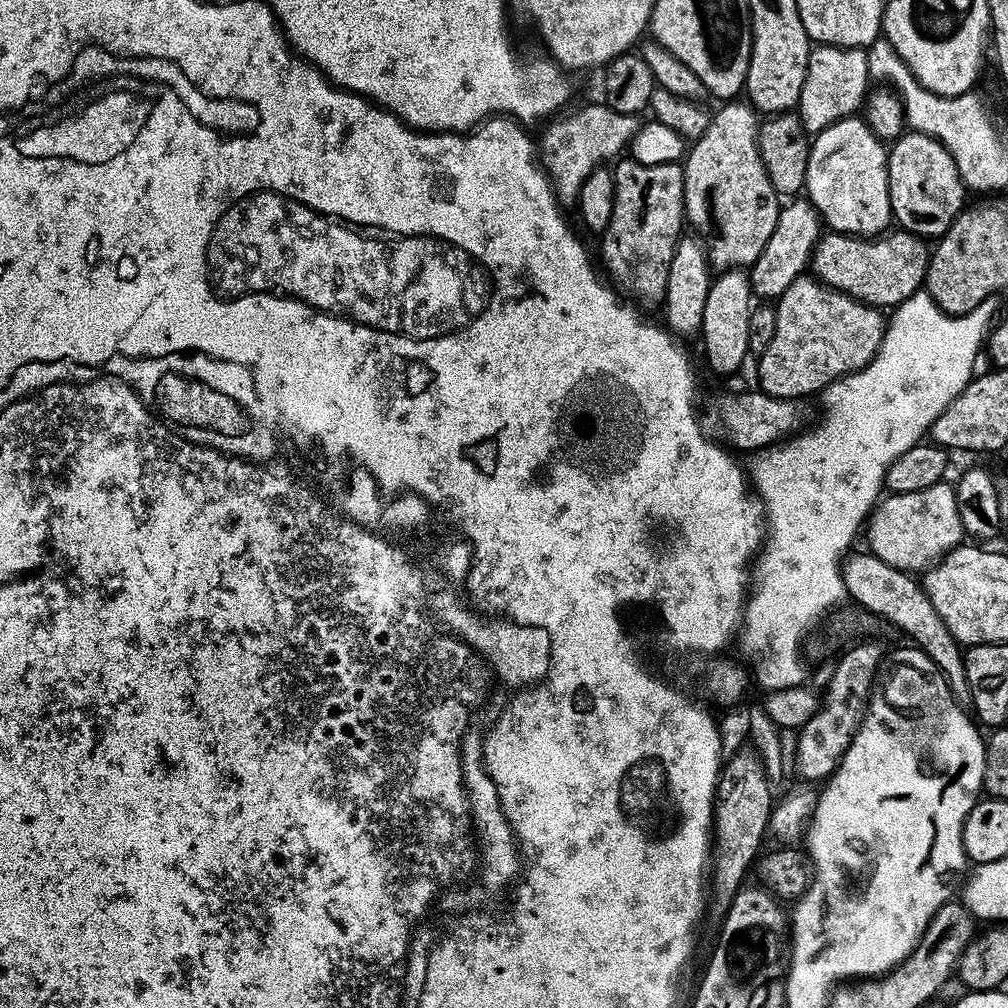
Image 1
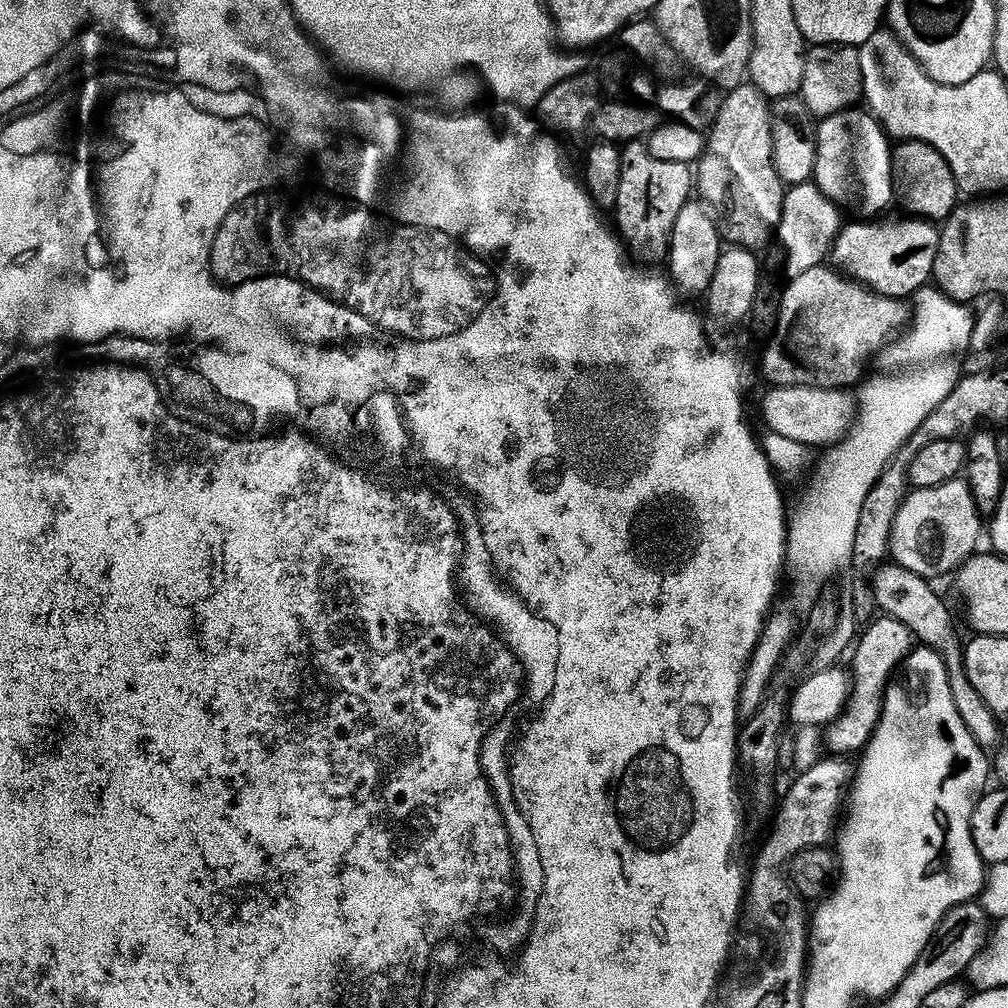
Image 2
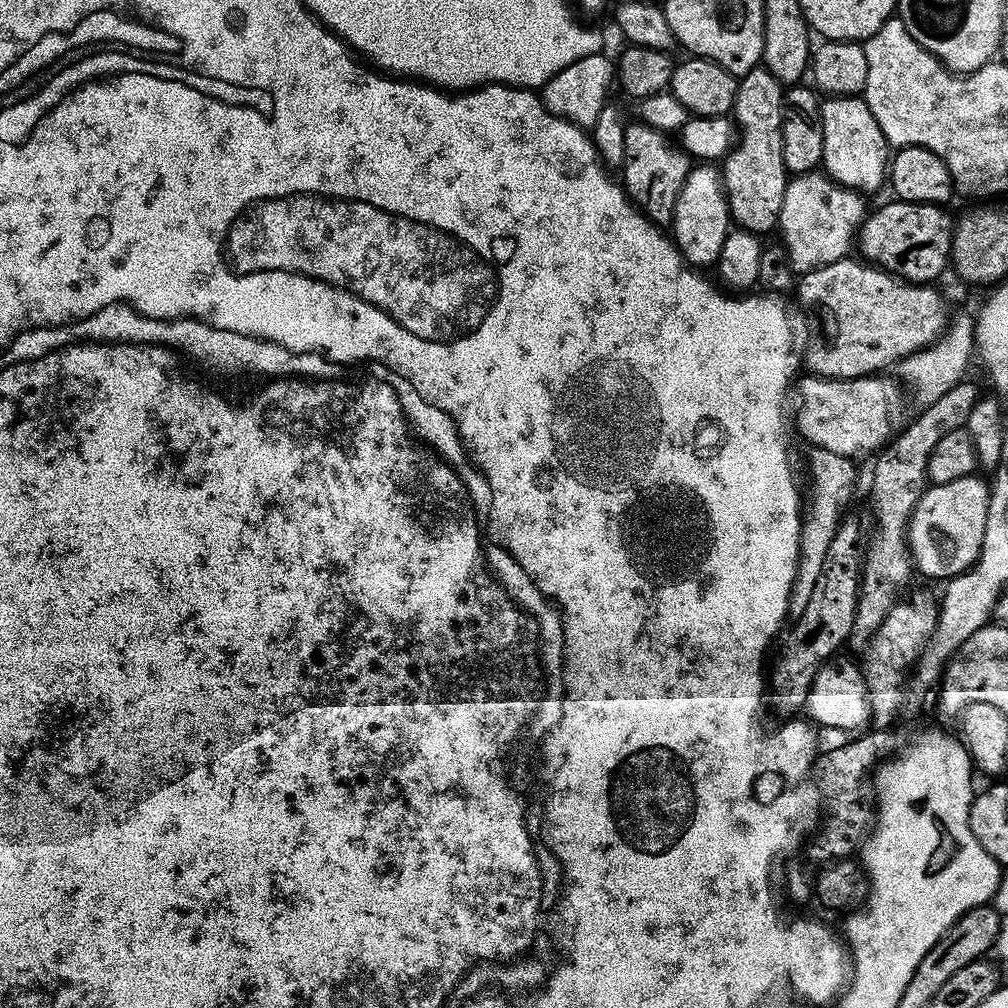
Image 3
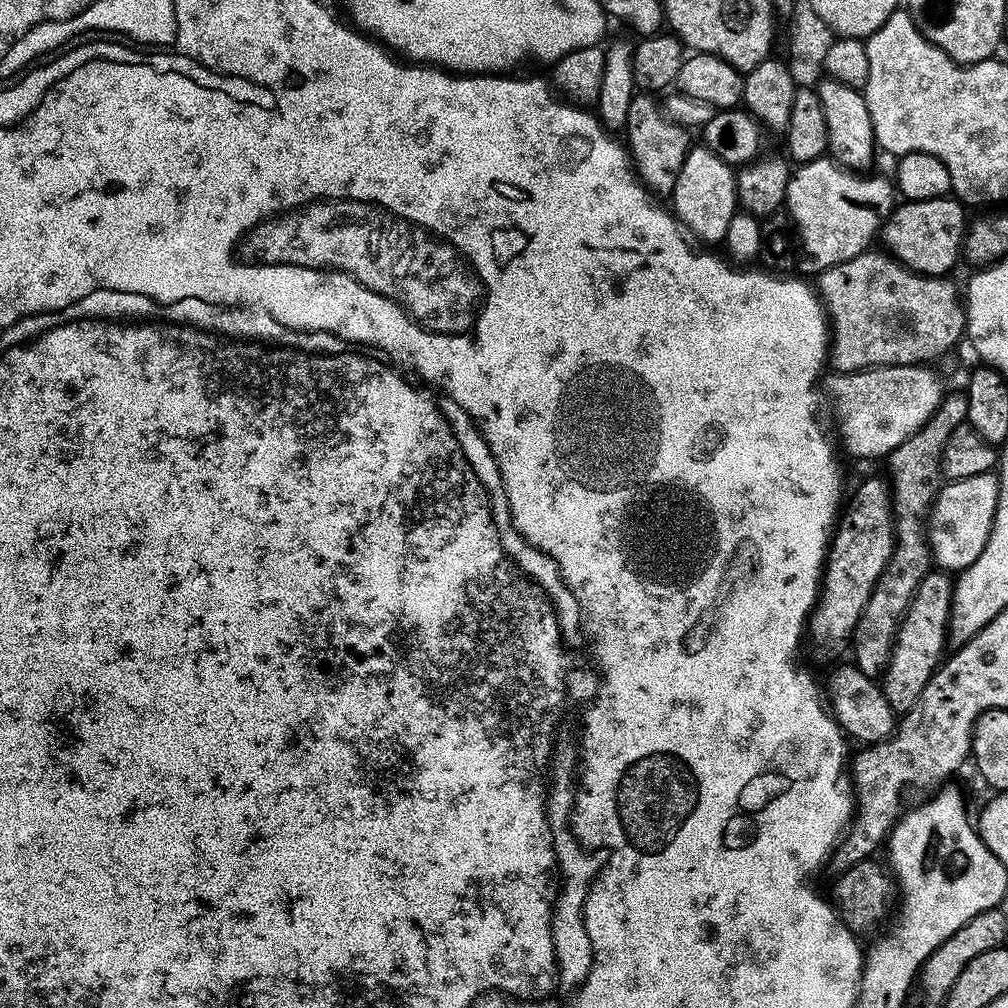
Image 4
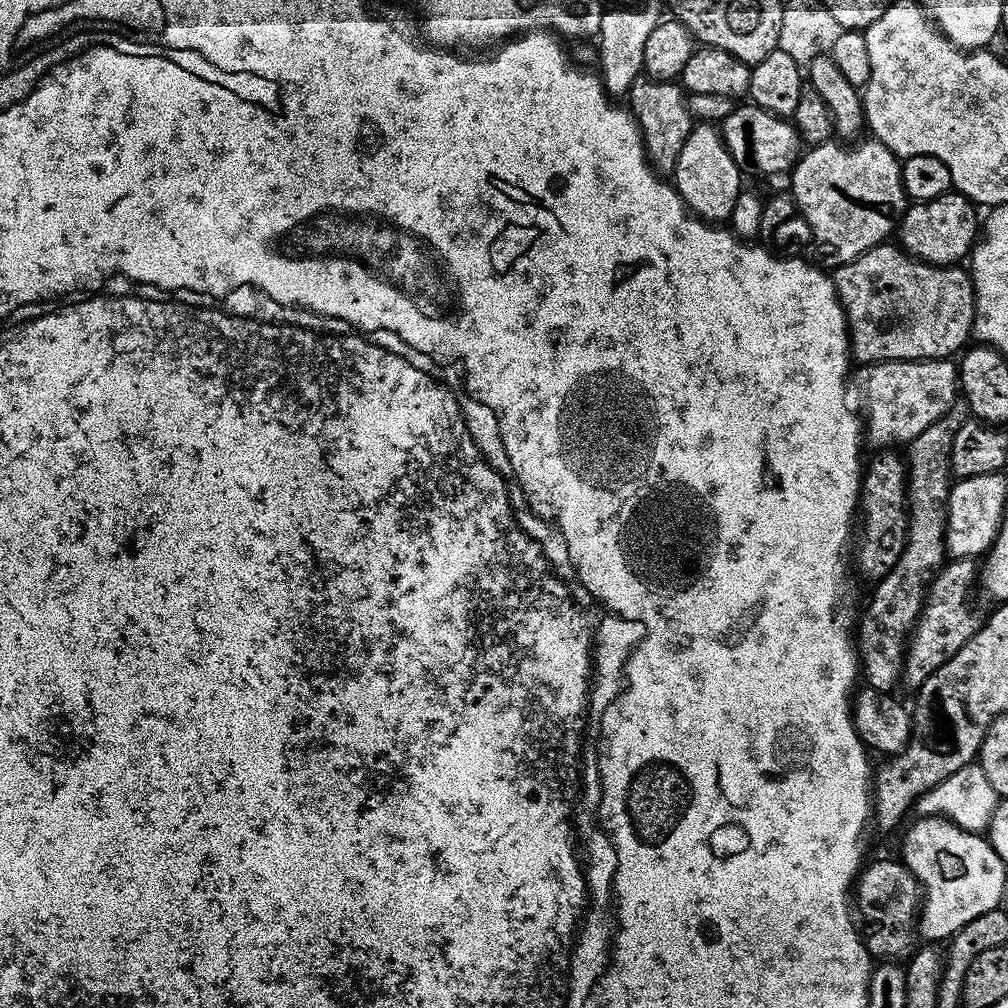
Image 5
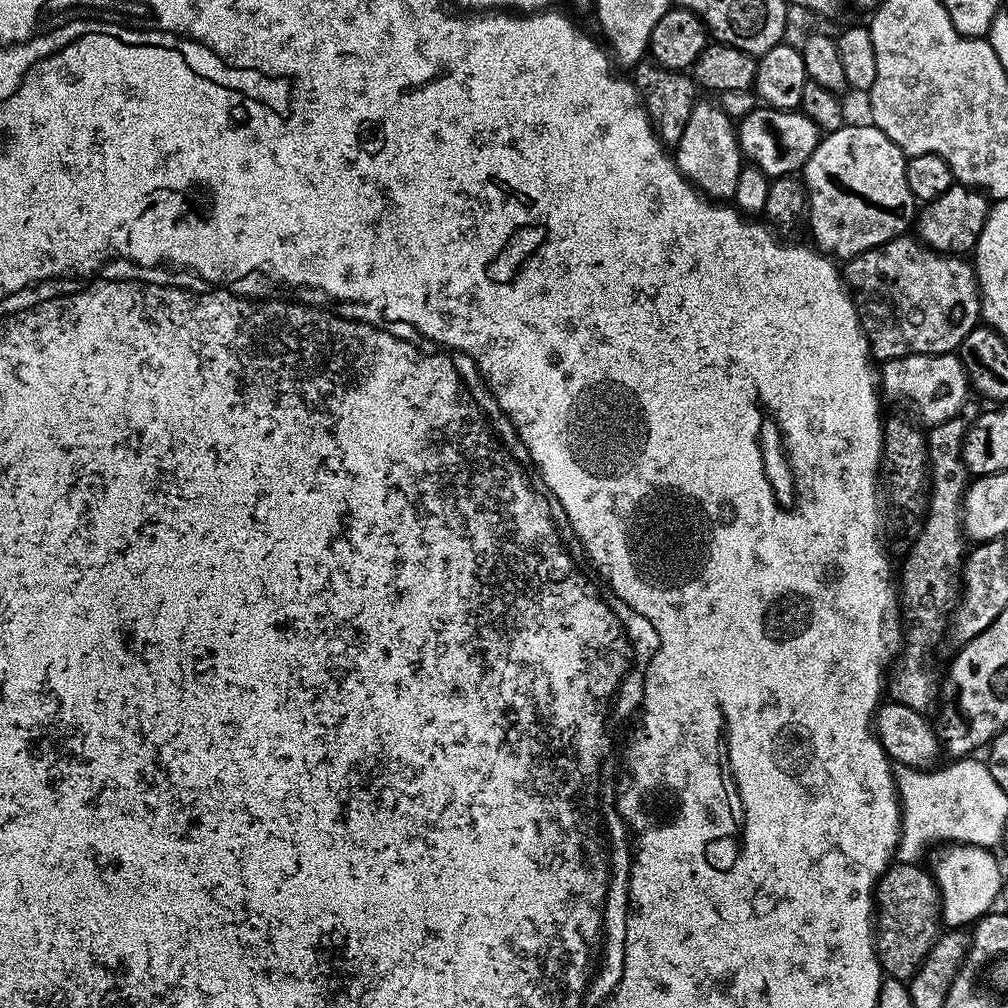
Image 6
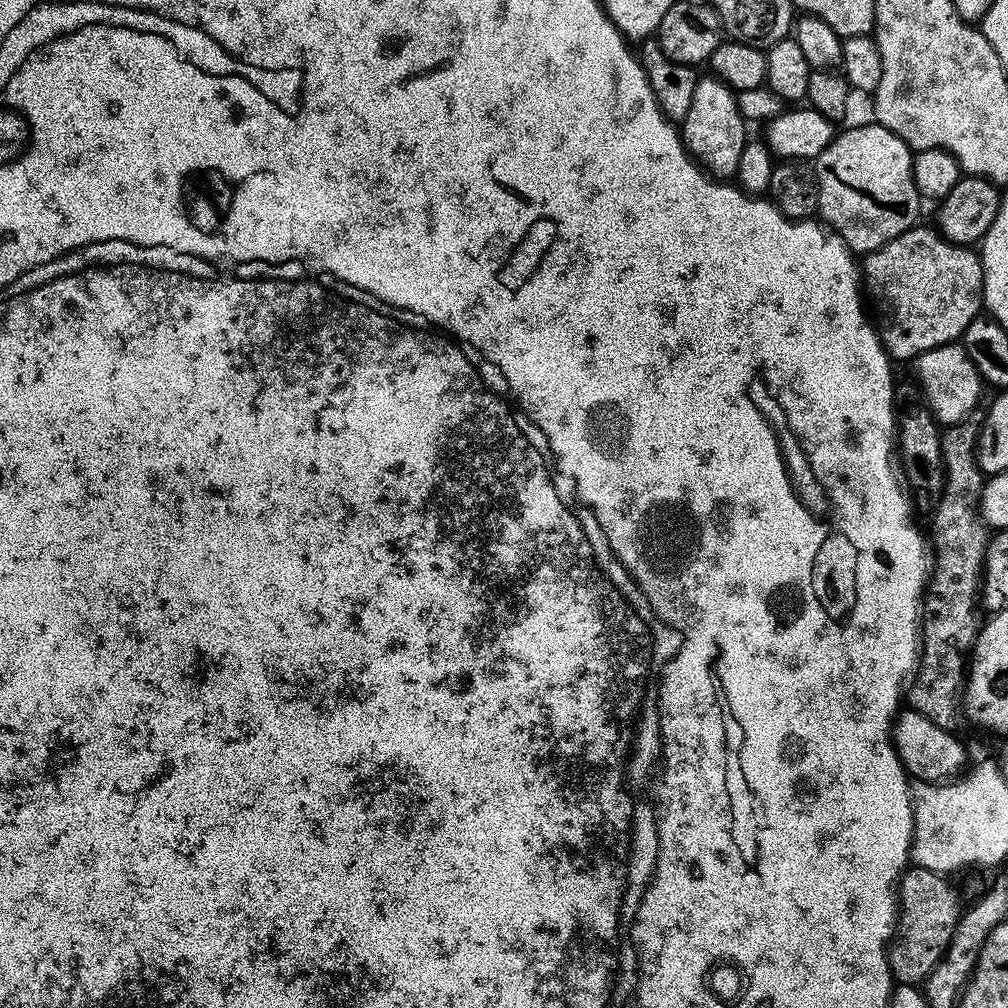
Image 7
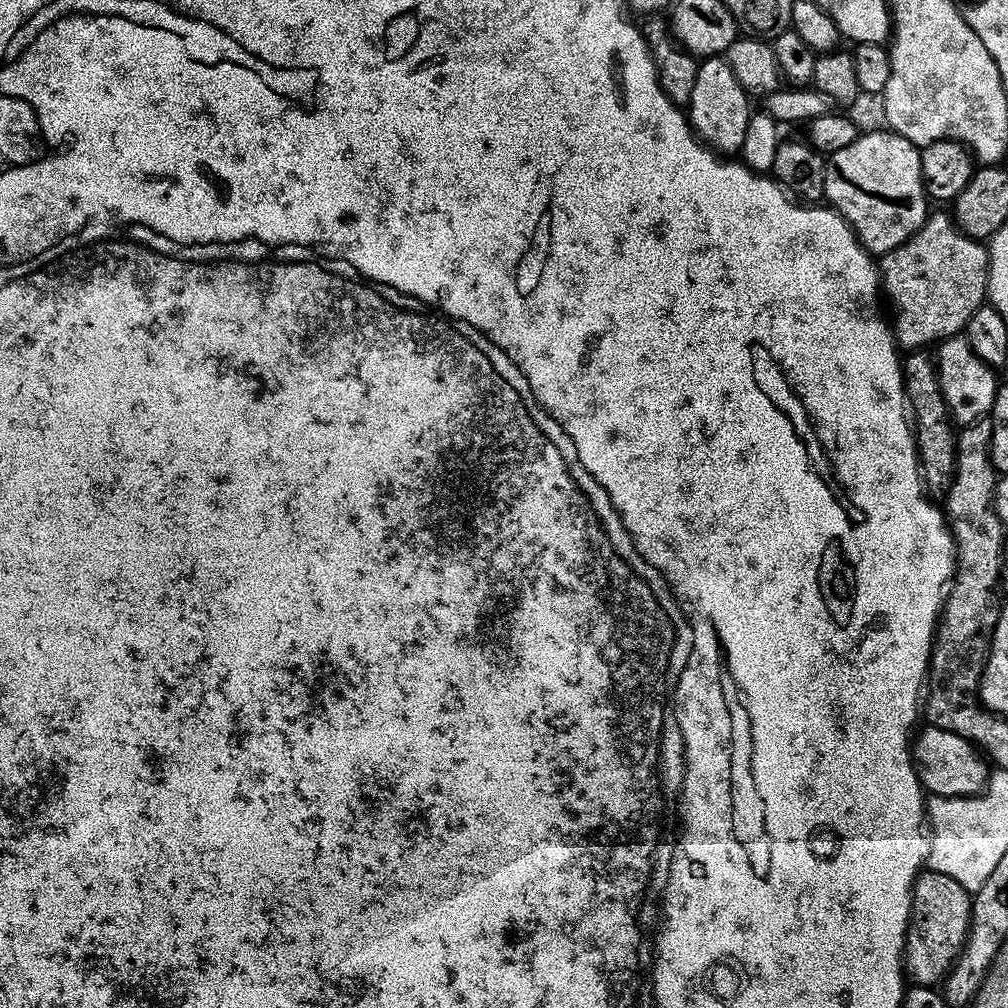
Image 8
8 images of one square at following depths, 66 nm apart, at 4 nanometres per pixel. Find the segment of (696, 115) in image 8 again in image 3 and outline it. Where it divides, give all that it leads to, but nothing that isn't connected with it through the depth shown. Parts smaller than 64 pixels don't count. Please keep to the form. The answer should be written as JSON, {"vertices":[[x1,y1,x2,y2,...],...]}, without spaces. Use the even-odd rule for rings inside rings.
{"vertices":[[708,162,697,163,688,171,686,182,678,194,670,225,670,235,676,241,676,249,693,269,708,270,717,263,722,246,734,221,728,210,728,195,724,192,724,178,719,167]]}

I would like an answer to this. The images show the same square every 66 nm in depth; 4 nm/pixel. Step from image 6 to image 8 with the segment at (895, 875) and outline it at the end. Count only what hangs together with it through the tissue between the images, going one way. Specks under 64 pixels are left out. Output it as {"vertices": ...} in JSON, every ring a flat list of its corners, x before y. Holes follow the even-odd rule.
{"vertices":[[931,870,921,871,912,884,912,918,908,922,908,939,904,942,904,975,913,985,936,986,944,980,968,936,971,917,972,896,960,882,946,874]]}

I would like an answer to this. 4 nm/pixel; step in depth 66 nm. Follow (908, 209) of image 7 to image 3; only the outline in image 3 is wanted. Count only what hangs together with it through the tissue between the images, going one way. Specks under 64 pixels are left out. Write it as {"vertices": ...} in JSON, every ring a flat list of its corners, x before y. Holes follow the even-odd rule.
{"vertices":[[823,171,802,172,795,178,789,179,788,191,784,193,784,210,782,216,782,229,784,237,782,243,788,249,788,261,797,273,809,272,811,268,820,268,835,260,845,259,848,252,853,251,854,241,857,239,860,226,864,222,866,207,865,197,861,193,852,191,851,188,842,188]]}

